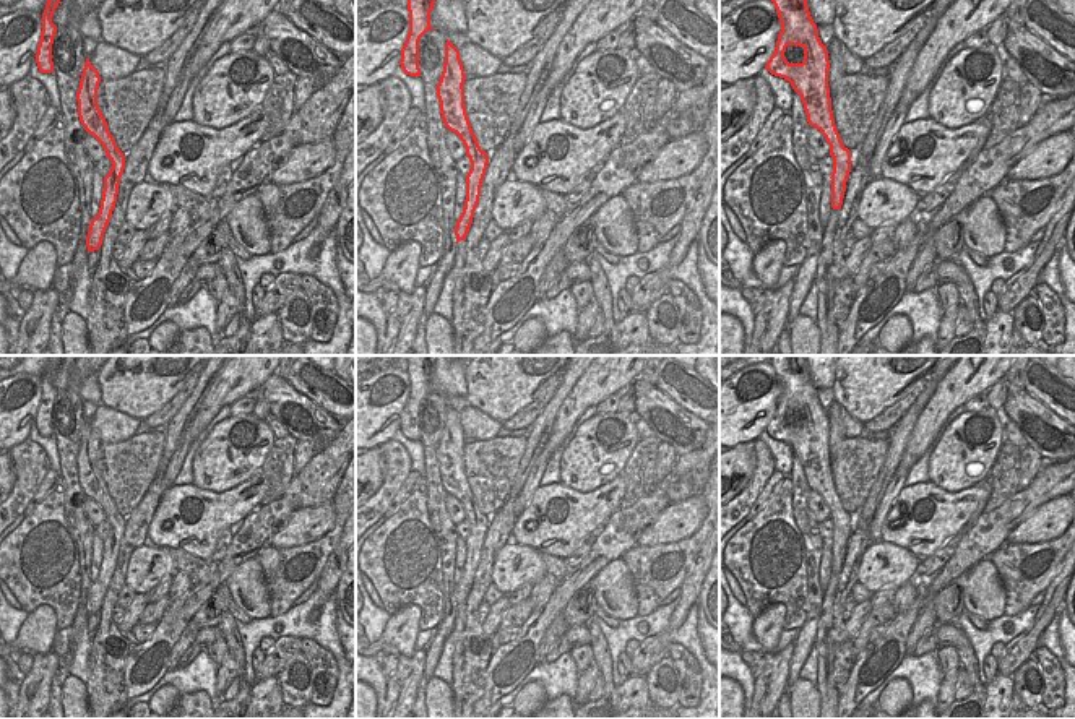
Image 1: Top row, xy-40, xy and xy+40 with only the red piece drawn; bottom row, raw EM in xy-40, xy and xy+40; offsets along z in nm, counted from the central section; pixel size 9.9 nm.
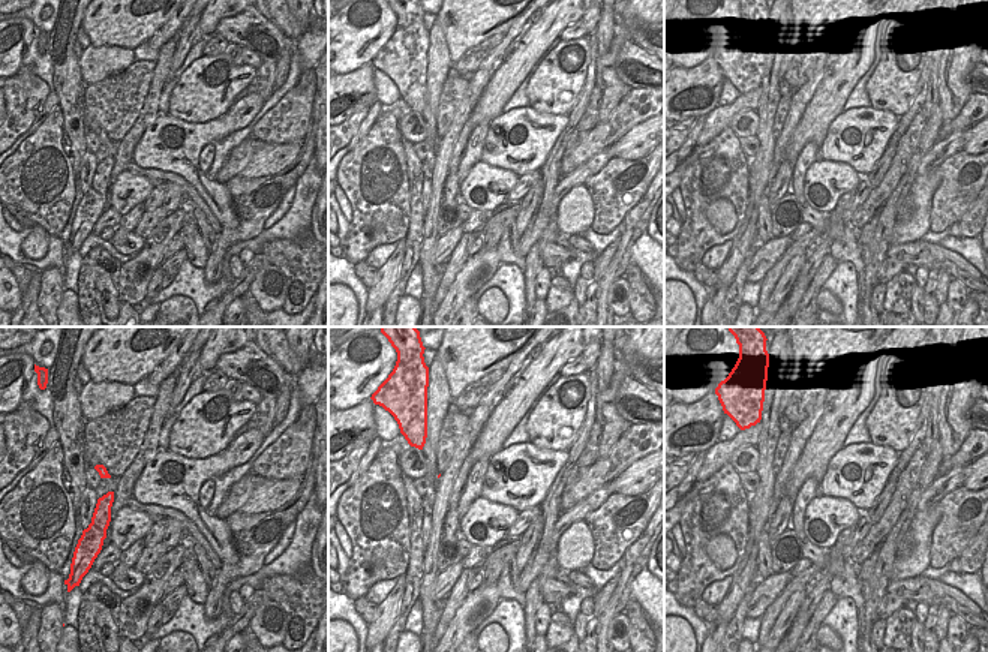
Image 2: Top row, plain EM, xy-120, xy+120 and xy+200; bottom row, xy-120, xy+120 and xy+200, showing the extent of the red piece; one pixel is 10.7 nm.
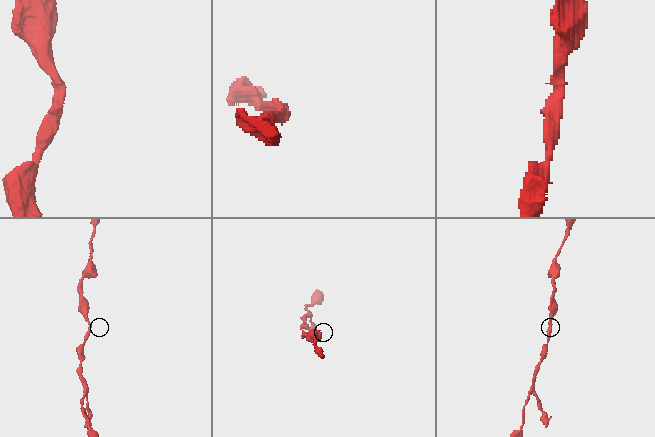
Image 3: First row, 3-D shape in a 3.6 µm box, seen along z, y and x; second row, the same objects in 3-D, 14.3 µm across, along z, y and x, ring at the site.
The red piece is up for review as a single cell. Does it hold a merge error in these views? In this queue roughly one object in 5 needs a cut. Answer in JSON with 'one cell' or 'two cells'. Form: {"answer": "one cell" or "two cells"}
{"answer": "one cell"}

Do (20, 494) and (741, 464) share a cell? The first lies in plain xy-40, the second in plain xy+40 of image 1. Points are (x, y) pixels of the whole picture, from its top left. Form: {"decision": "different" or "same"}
{"decision": "different"}

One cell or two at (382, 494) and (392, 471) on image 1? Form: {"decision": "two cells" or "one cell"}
{"decision": "one cell"}

